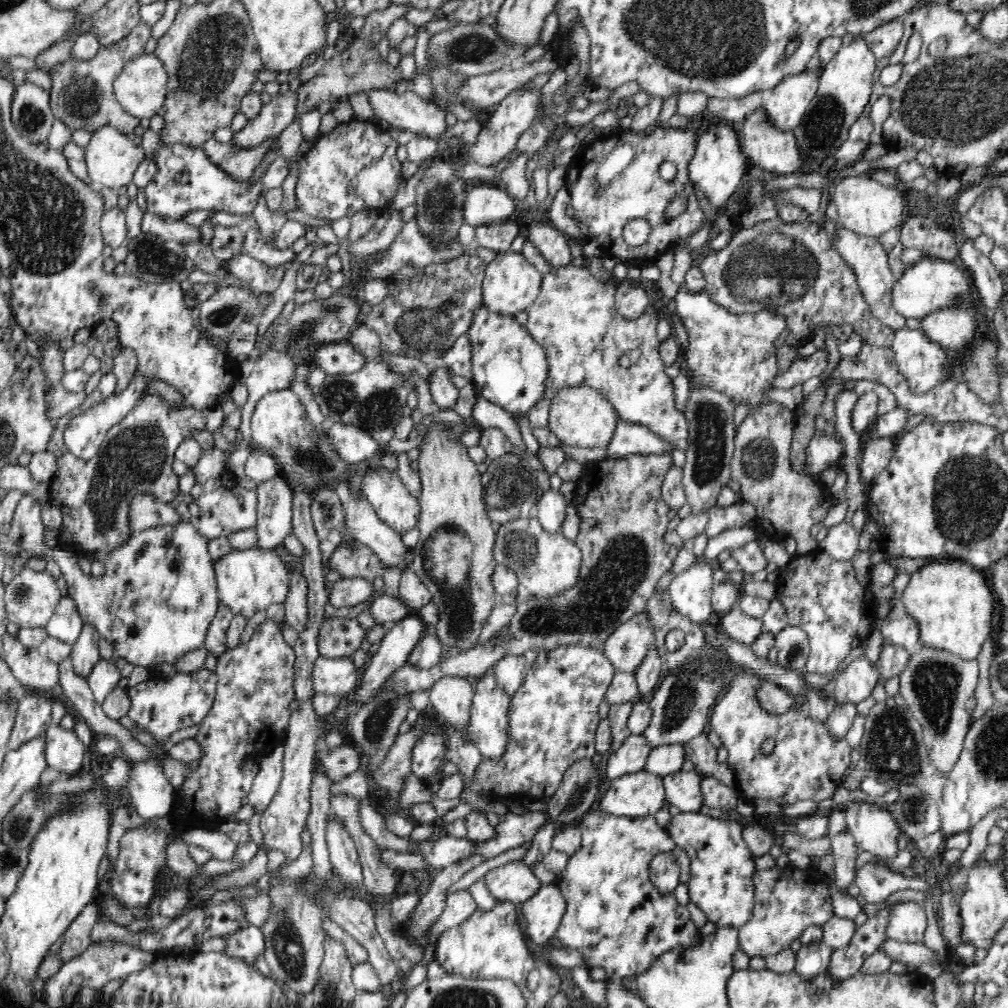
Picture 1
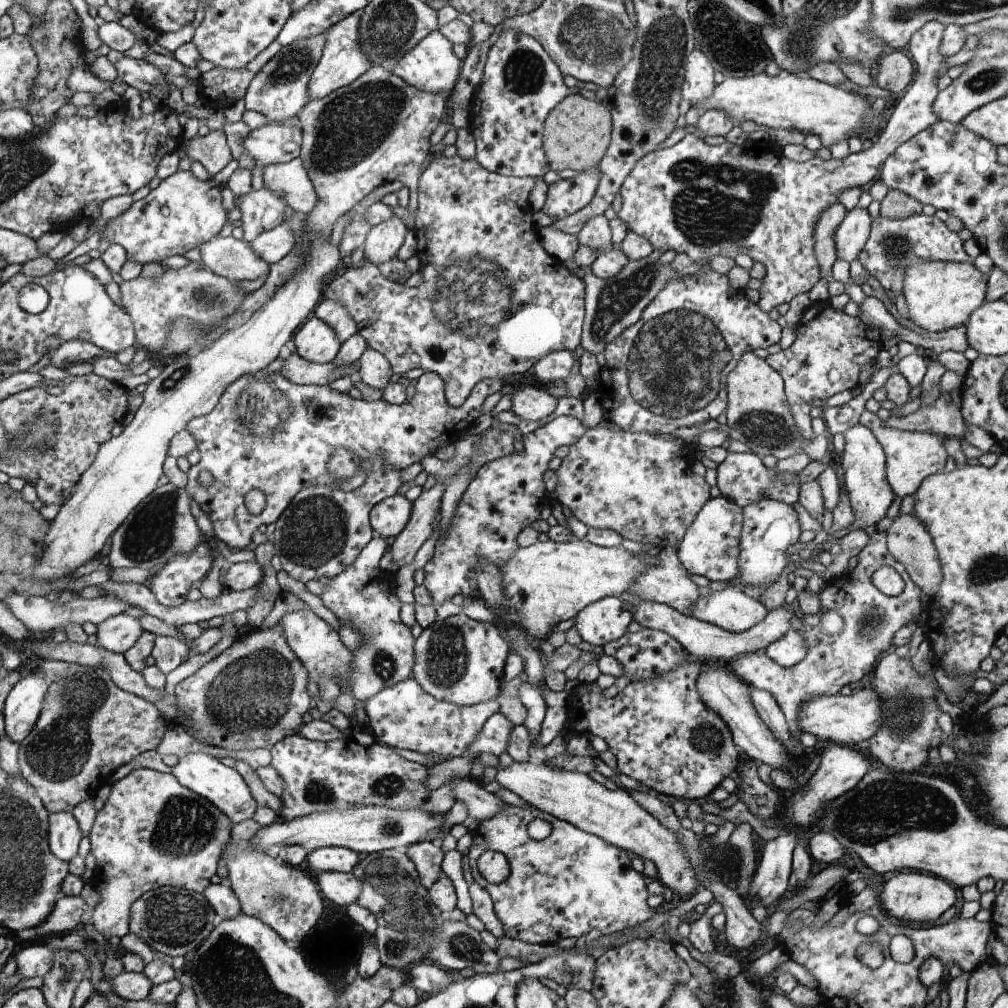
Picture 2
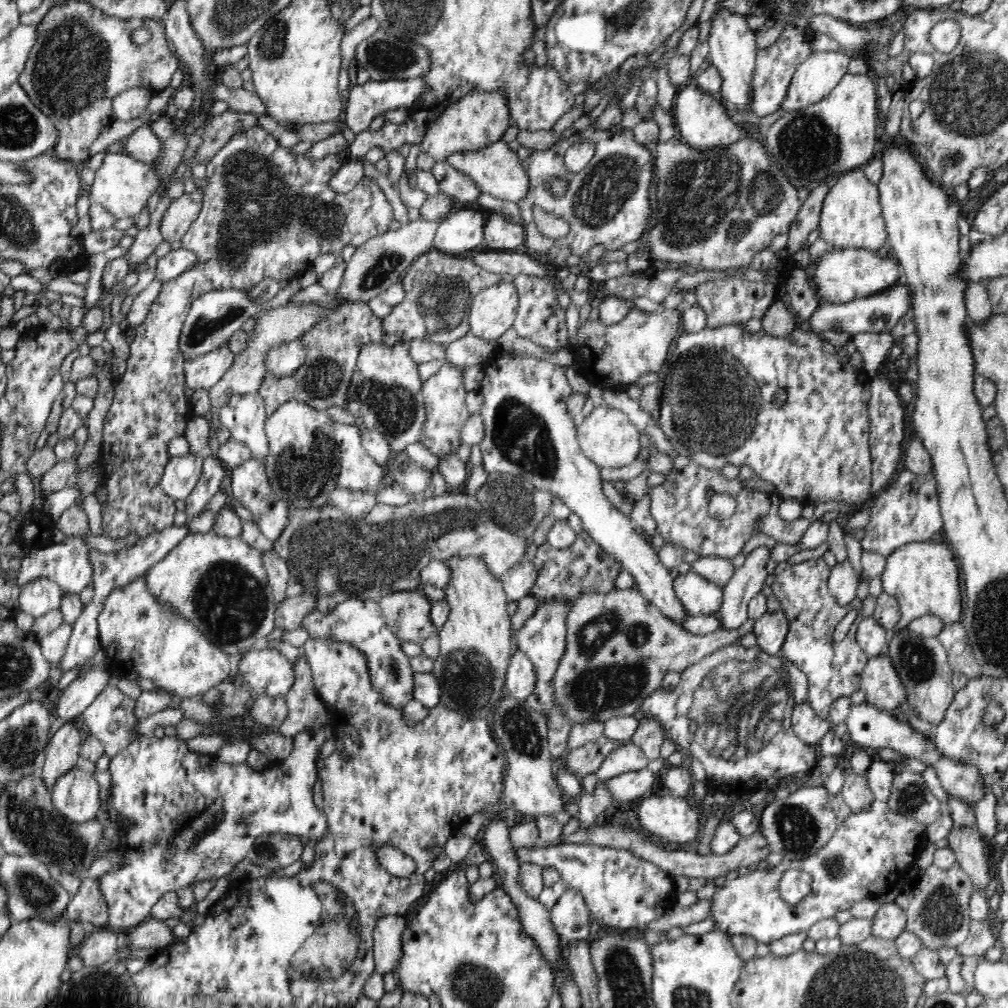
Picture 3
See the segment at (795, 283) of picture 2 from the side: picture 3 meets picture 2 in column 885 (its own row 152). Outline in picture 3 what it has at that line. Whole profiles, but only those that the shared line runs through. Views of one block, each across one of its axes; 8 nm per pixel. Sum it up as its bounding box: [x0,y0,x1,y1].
[118,124,160,163]

